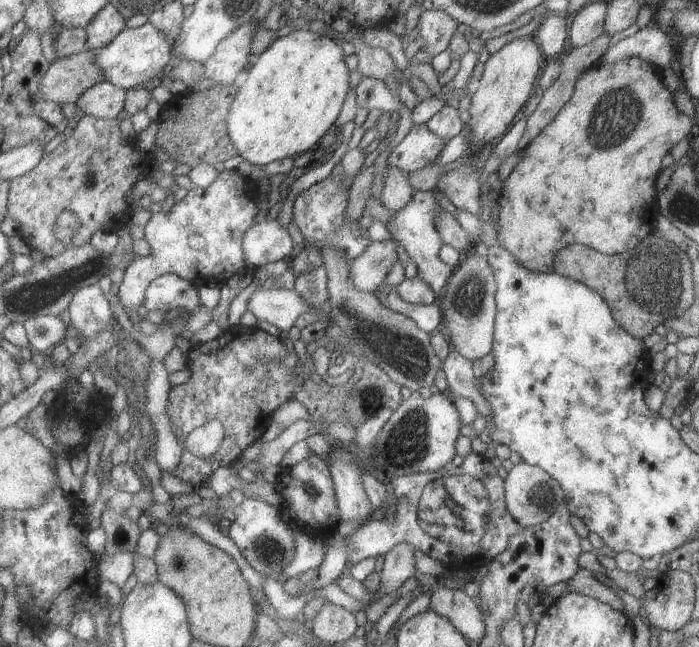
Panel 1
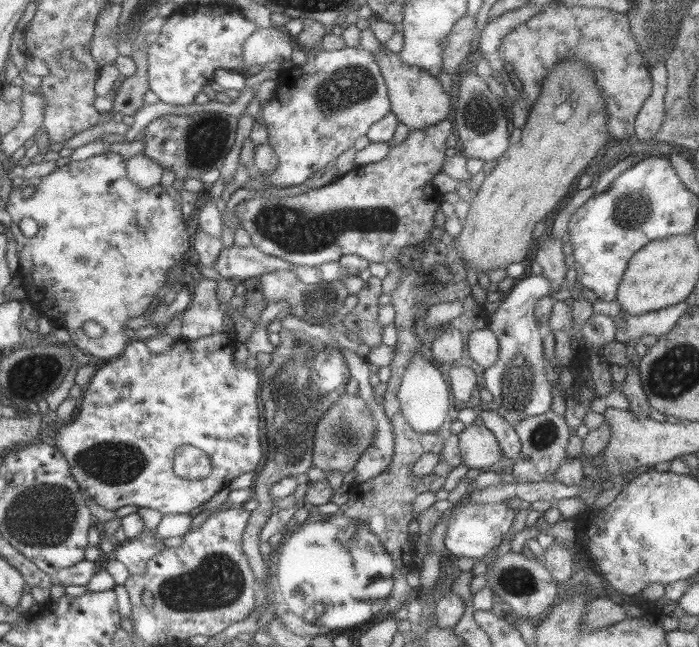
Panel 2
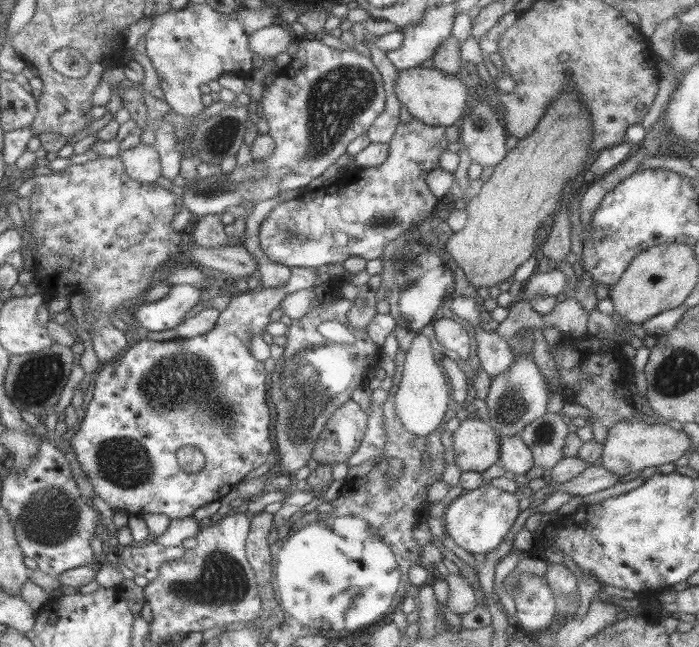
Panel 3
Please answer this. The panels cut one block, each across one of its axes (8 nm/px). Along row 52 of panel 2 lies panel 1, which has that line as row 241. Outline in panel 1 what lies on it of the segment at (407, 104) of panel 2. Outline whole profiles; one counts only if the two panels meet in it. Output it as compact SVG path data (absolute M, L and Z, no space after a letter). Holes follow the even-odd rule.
M393 239L371 241L363 254L349 265L351 282L357 290L373 293L396 260Z

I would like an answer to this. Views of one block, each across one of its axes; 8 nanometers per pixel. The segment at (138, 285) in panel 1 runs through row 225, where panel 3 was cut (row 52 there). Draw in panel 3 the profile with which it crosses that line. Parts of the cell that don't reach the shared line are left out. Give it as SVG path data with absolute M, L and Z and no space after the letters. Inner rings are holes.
M189 2L184 9L153 15L153 24L145 34L145 54L157 70L163 98L172 110L193 120L205 110L201 84L218 80L225 73L247 76L253 72L255 54L249 47L251 36L261 28L279 23L279 13L275 6L266 2L259 9L244 6L231 14L219 12L206 2Z

